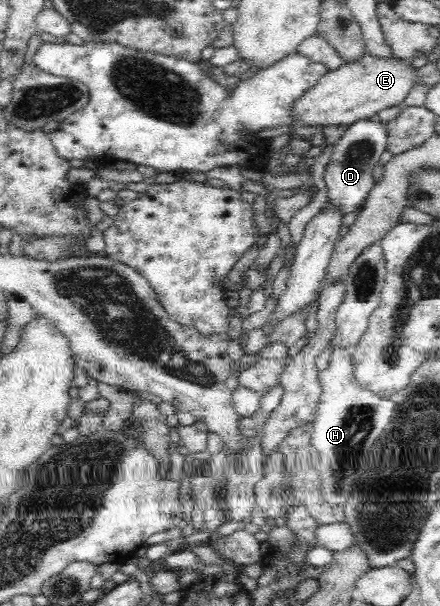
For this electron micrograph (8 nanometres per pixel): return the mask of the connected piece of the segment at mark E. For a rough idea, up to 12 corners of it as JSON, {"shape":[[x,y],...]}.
{"shape":[[364,55],[294,101],[301,126],[349,126],[403,102],[407,59]]}

